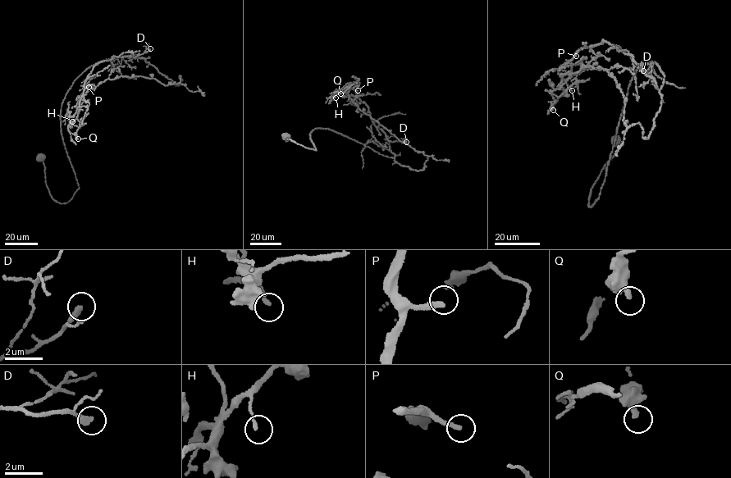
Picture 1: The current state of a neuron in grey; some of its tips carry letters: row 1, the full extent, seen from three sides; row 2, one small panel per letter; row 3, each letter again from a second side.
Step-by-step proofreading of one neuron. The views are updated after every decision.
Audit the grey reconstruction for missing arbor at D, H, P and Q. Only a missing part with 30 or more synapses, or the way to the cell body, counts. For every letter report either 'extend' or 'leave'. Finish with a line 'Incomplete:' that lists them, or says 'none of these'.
D: leave
H: leave
P: extend
Q: leave
Incomplete: P

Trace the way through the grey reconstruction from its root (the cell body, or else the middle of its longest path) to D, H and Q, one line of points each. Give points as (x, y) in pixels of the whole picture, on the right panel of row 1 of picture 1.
D: (615, 140), (617, 152), (592, 186), (589, 207), (637, 70), (654, 61), (663, 83), (659, 89), (643, 70)
H: (615, 140), (589, 207), (630, 81), (656, 64), (659, 89), (631, 56), (582, 47), (558, 70), (572, 90)
Q: (615, 140), (589, 207), (630, 81), (654, 61), (659, 89), (631, 56), (592, 45), (553, 110)

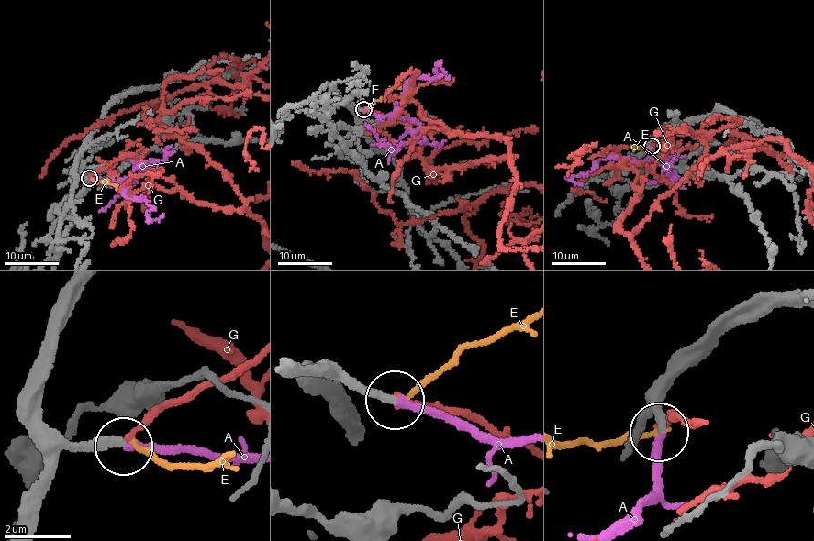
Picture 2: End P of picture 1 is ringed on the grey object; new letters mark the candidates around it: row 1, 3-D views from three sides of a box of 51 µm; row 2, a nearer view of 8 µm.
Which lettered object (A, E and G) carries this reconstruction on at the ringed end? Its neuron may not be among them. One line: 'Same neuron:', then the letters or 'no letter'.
Same neuron: A

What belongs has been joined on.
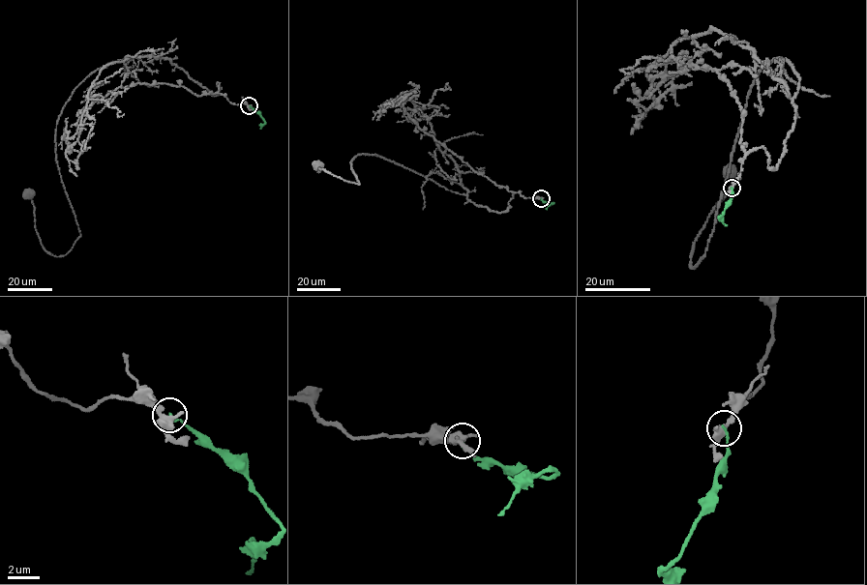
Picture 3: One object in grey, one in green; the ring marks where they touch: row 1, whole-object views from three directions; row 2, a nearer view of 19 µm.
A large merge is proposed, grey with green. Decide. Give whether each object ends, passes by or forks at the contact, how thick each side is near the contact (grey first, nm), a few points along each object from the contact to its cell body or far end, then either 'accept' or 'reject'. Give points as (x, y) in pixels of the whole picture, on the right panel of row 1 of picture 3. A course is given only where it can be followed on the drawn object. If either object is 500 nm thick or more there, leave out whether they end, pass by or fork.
grey passes by; green ends; calibres 480 and 140 nm; course grey (732, 188), (750, 151), (774, 169), (783, 156), (799, 87), (789, 60), (755, 78), (692, 268), (730, 171); course green (732, 188), (728, 205), (719, 218), (727, 225); reject

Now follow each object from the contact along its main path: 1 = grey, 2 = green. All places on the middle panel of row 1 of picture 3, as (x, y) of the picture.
1: (541, 198), (513, 191), (507, 210), (493, 212), (378, 156), (351, 160), (359, 185), (318, 171), (317, 164)
2: (541, 198), (553, 203), (545, 209)

